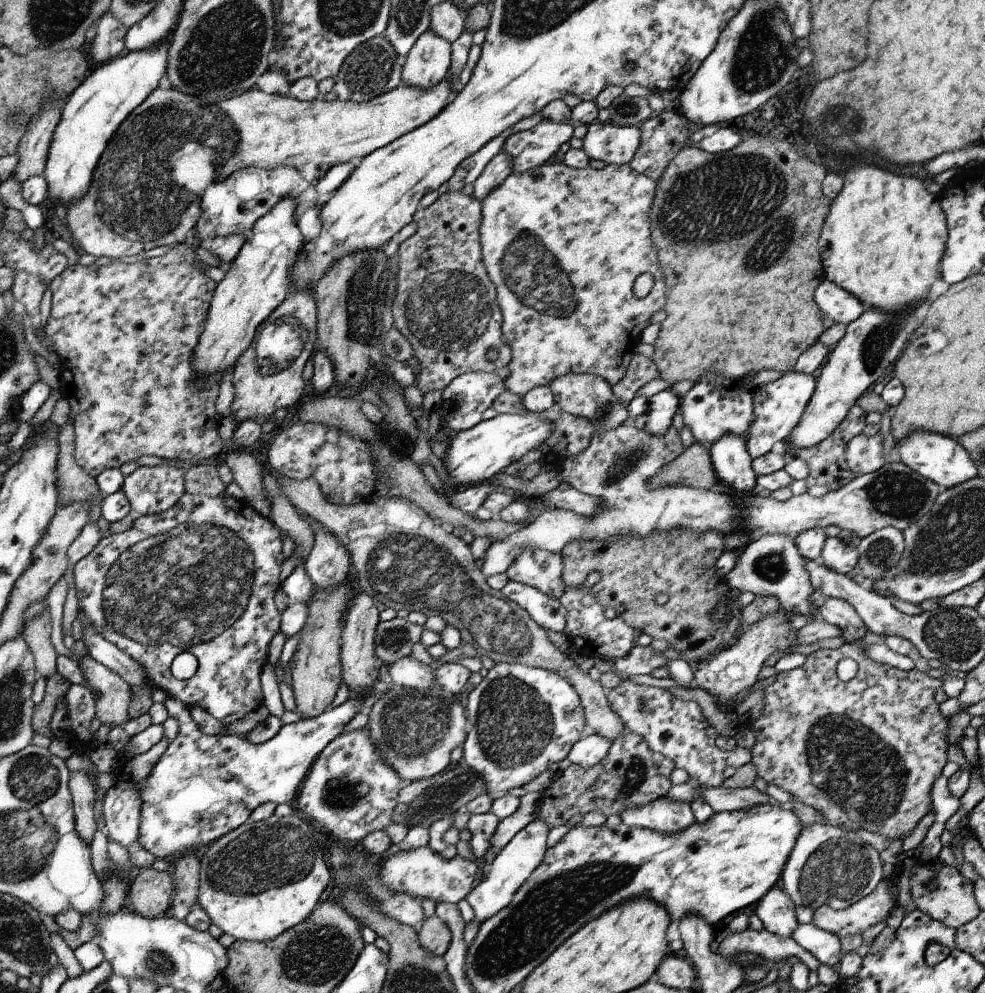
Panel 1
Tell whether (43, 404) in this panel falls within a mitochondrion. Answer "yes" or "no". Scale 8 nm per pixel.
no

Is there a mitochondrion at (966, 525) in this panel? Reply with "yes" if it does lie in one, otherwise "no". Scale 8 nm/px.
yes

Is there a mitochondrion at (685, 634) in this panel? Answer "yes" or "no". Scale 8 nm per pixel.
no

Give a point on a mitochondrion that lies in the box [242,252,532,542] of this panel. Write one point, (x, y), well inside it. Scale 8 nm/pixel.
(448, 311)

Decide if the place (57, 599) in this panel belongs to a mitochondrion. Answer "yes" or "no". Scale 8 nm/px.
no

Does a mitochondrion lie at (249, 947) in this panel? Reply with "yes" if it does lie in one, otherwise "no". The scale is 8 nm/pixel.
no

